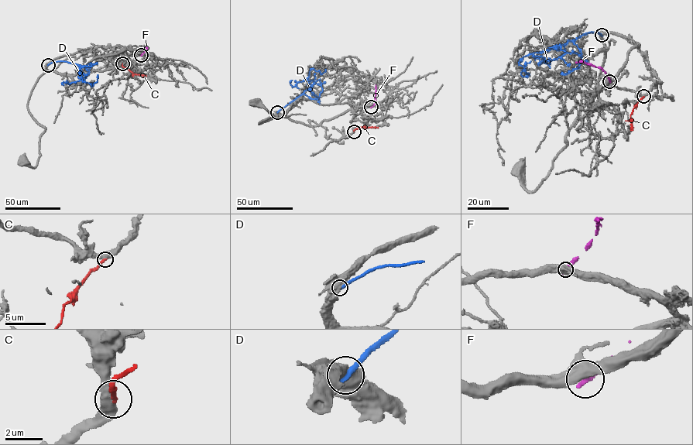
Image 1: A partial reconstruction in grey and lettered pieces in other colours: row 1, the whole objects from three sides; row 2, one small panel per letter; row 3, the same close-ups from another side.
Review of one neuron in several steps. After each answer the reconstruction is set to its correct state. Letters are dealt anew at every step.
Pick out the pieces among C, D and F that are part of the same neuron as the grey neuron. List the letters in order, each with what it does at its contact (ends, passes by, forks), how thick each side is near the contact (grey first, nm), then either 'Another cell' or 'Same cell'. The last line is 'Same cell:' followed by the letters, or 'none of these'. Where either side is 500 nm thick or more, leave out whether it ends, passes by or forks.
C: Thickness 550 nm (grey) against 240 nm. Another cell
D: Thickness 1000 nm (grey) against 320 nm. Another cell
F: Thickness 600 nm (grey) against 340 nm. Another cell
Same cell: none of these

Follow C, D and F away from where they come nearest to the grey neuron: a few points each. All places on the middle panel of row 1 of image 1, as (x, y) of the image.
C: (354, 131), (360, 128), (378, 126)
D: (277, 112), (312, 84), (308, 83), (310, 69), (319, 70), (321, 73), (325, 71)
F: (371, 107), (375, 102), (375, 85)

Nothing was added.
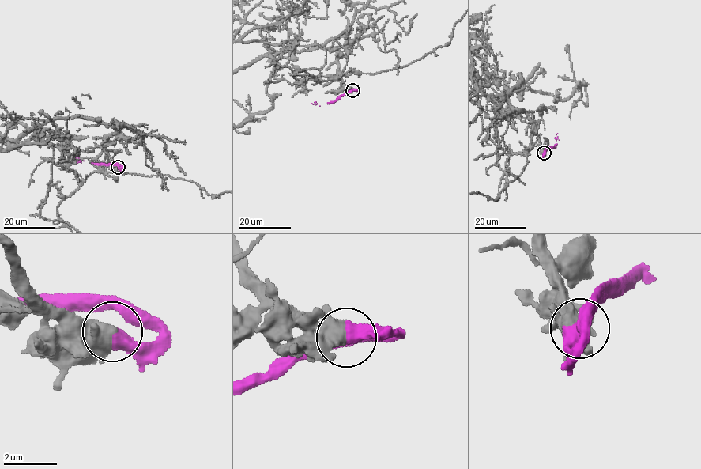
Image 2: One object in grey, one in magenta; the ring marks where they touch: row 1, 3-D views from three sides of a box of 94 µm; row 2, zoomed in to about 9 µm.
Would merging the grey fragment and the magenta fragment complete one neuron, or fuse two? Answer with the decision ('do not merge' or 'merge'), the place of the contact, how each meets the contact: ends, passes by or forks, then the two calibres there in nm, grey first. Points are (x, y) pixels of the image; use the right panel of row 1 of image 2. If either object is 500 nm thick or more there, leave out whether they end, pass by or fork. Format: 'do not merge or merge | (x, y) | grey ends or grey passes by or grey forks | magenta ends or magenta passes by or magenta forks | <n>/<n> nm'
merge | (544, 153) | 500/550 nm

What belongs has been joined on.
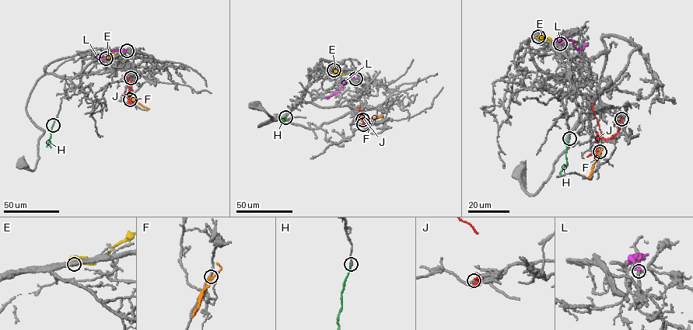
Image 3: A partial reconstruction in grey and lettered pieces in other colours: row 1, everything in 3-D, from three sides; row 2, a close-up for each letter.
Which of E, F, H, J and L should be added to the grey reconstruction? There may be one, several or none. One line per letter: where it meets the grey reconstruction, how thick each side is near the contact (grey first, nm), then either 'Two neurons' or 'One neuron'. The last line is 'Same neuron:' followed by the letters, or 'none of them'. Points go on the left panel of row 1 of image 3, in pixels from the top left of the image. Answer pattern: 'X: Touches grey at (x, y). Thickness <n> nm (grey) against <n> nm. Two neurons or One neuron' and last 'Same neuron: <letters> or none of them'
E: Touches grey at (106, 58). Thickness 600 nm (grey) against 360 nm. Two neurons
F: Touches grey at (130, 99). Thickness 220 nm (grey) against 400 nm. Two neurons
H: Touches grey at (53, 125). Thickness 280 nm (grey) against 240 nm. One neuron
J: Touches grey at (131, 78). Thickness 240 nm (grey) against 300 nm. Two neurons
L: Touches grey at (127, 50). Thickness 240 nm (grey) against 320 nm. Two neurons
Same neuron: H

